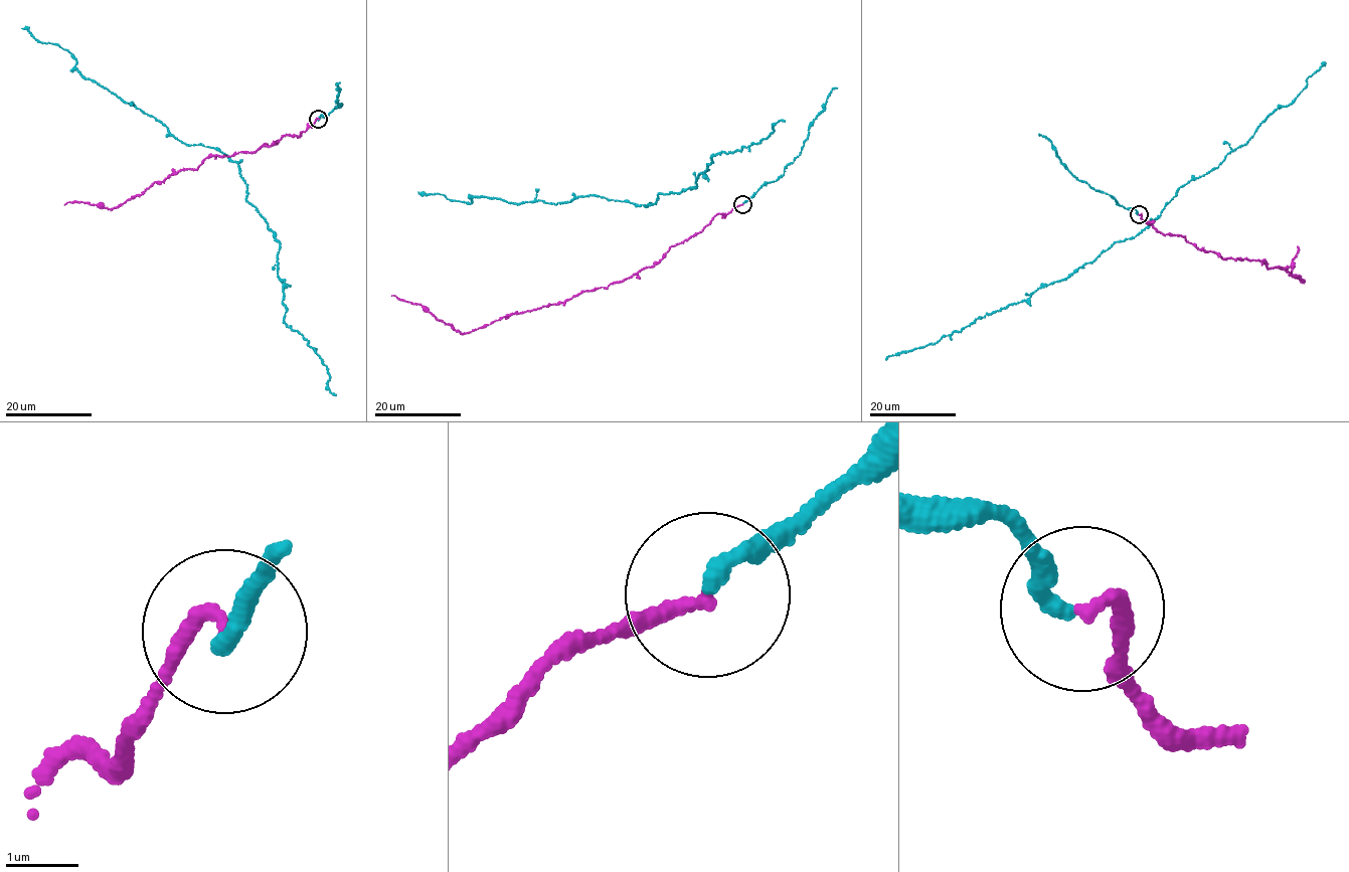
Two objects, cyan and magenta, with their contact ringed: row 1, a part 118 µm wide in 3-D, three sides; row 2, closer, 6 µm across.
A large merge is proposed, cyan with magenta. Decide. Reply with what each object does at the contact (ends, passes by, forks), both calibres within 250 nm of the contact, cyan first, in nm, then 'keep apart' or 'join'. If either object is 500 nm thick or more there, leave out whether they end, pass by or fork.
cyan ends there; magenta ends there; 220 nm thick on the cyan side, 200 nm on the other; join

